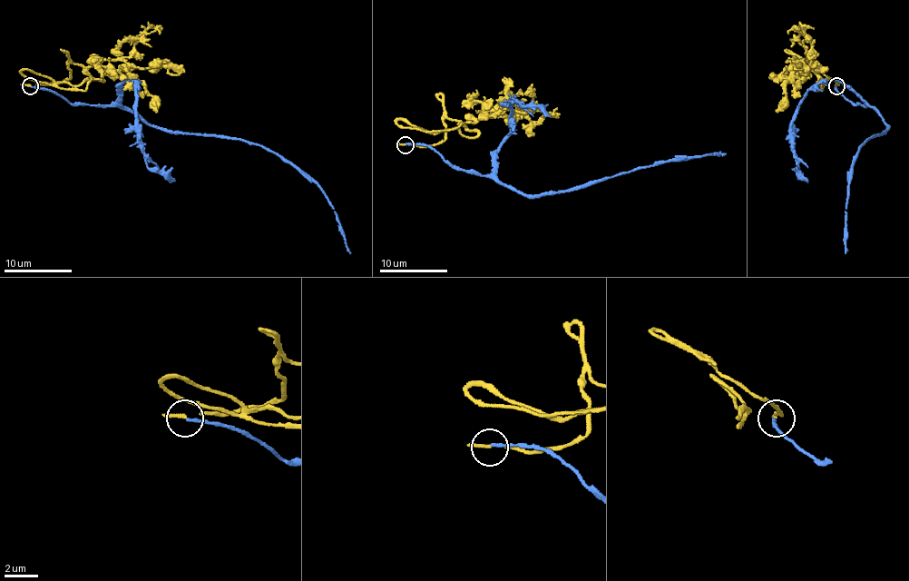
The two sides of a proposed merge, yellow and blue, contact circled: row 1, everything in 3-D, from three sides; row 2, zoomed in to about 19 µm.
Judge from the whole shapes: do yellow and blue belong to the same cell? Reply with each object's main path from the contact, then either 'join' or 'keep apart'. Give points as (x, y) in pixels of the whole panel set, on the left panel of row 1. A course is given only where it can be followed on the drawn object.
yellow via (30, 86), (64, 82), (71, 63), (96, 66), (116, 59), (145, 68), (169, 63), (153, 70) | blue via (30, 86), (52, 90), (71, 103), (122, 105), (173, 132), (233, 137), (273, 151), (317, 184), (351, 253) | keep apart

